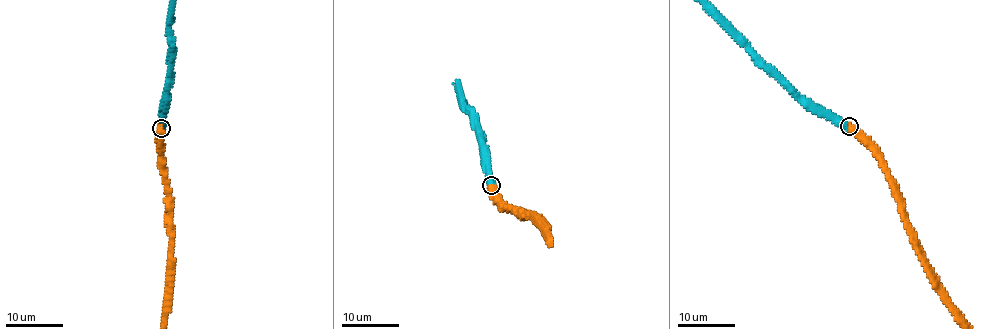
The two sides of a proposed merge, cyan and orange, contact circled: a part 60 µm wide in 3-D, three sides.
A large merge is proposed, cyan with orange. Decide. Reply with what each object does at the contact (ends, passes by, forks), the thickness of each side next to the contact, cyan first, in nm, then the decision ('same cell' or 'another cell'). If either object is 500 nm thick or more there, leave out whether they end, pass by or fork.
700/700 nm | same cell

